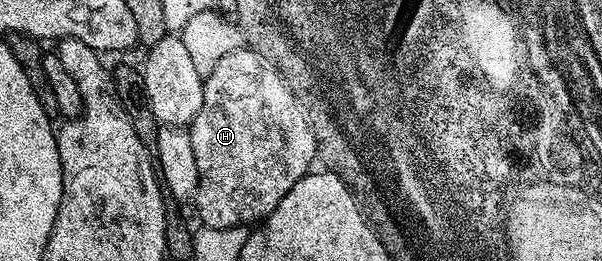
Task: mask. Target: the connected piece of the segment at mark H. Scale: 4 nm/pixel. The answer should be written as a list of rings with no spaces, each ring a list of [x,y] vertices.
[[[249,47],[223,54],[215,62],[215,70],[203,80],[203,106],[188,125],[191,150],[195,150],[195,166],[199,170],[197,183],[197,216],[206,228],[239,228],[266,220],[283,202],[287,190],[308,176],[319,154],[313,150],[313,138],[308,124],[296,106],[296,95],[279,70],[271,66]]]

